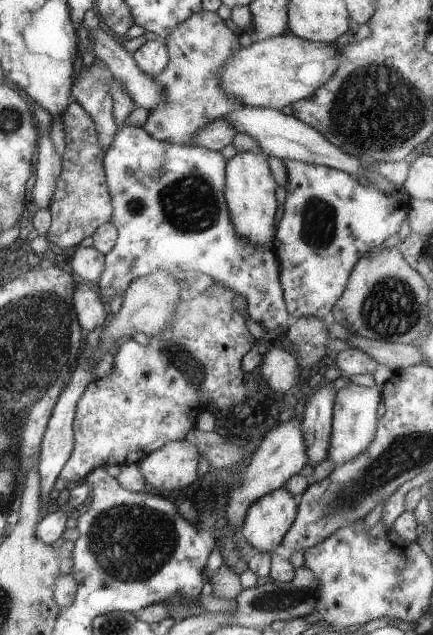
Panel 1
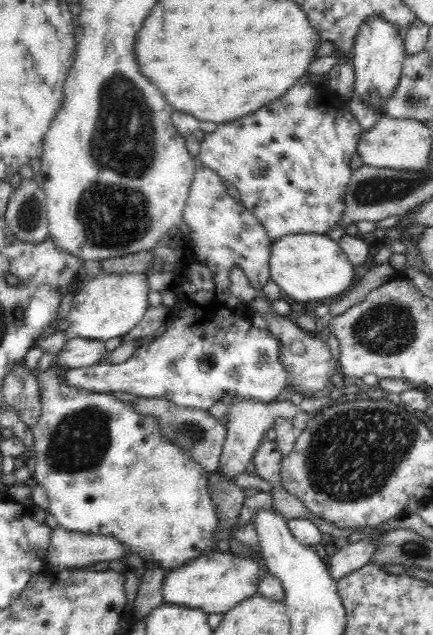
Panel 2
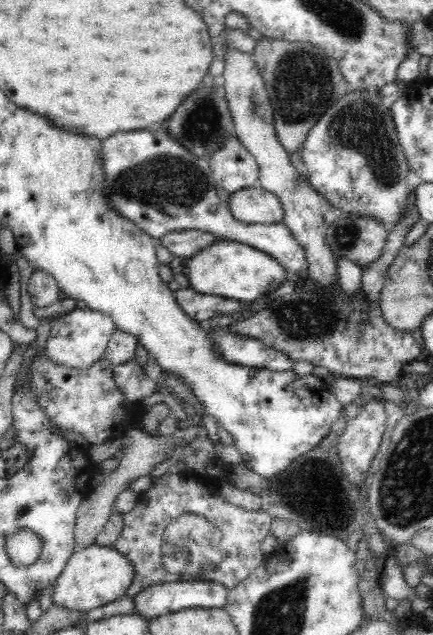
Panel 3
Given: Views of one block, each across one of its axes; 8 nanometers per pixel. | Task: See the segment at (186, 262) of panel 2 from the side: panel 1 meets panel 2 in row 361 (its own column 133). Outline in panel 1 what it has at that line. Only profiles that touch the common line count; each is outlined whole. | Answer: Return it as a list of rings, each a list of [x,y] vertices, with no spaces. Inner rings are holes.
[[[124,124],[119,127],[102,160],[107,190],[111,196],[110,223],[117,229],[114,247],[104,255],[103,272],[97,280],[99,294],[105,303],[115,294],[122,295],[135,278],[155,270],[167,270],[179,277],[193,270],[207,274],[215,284],[243,296],[248,317],[264,331],[279,330],[288,324],[291,317],[283,300],[279,282],[280,264],[275,253],[239,238],[231,226],[223,194],[225,164],[227,159],[220,151],[158,141],[151,138],[141,125]]]

